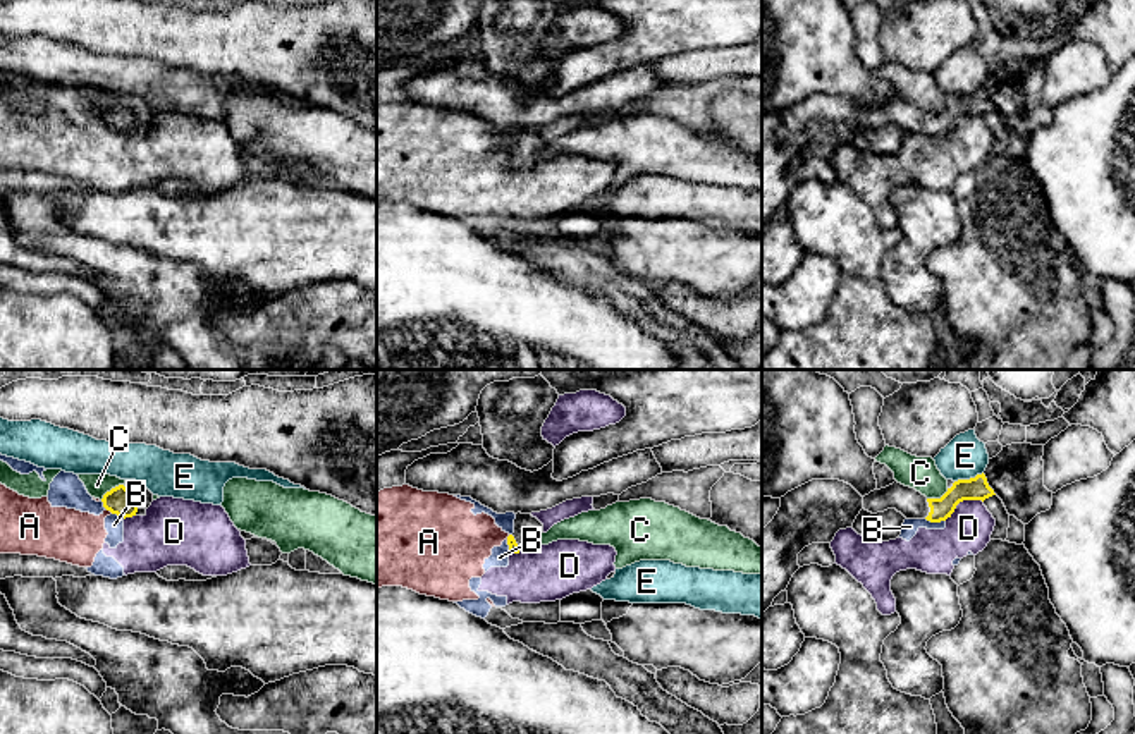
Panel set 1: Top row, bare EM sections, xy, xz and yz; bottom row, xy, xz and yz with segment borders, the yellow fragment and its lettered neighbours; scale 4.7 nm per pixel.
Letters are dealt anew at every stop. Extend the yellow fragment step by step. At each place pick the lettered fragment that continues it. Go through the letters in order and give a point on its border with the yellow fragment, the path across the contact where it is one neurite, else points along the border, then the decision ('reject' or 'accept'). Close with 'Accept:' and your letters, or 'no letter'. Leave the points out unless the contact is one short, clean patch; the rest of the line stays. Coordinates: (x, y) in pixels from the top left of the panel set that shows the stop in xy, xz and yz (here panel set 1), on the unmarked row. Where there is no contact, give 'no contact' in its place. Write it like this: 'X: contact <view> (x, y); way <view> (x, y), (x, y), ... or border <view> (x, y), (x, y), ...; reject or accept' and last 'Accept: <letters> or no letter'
A: contact xy (109, 124); border xy (105, 122), (112, 128); reject
B: contact yz (936, 136); border yz (926, 133), (944, 136); reject
C: contact xy (112, 103); border xy (124, 100), (112, 102), (100, 114); reject
D: contact yz (962, 116); border yz (982, 116), (962, 116), (944, 134); reject
E: contact yz (970, 93); border yz (982, 86), (955, 97); reject
Accept: no letter

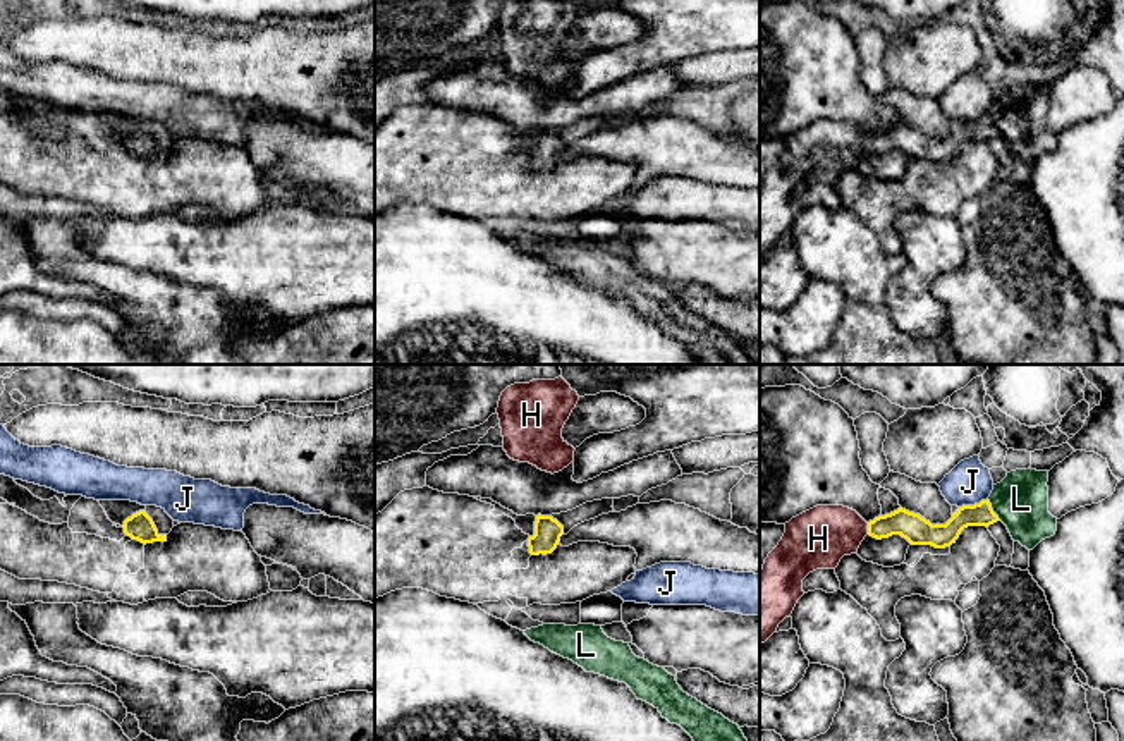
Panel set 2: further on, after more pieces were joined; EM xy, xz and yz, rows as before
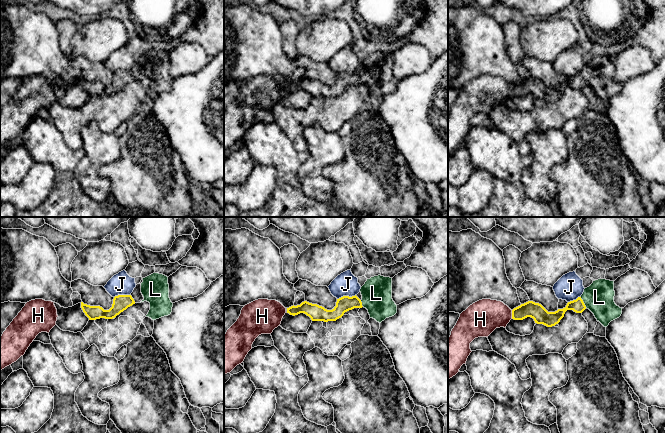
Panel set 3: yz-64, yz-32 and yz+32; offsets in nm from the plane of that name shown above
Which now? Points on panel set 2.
H: contact yz (868, 143); way yz (916, 145), (911, 141), (868, 143), (836, 145), (818, 153); accept
J: contact yz (975, 119); border yz (987, 112), (959, 122); reject
L: contact yz (992, 124); way yz (980, 129), (992, 124), (1021, 114); accept
Accept: H, L

